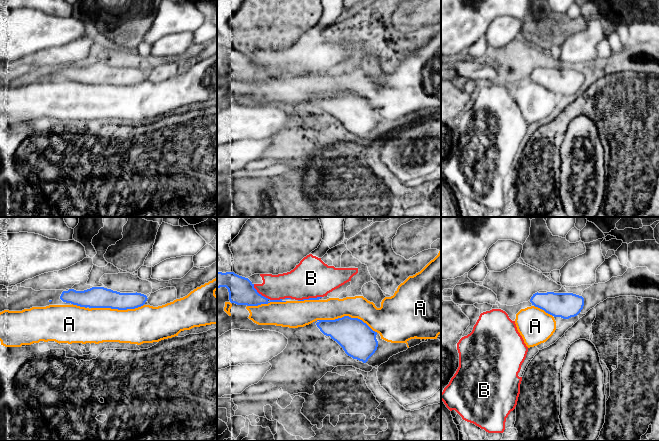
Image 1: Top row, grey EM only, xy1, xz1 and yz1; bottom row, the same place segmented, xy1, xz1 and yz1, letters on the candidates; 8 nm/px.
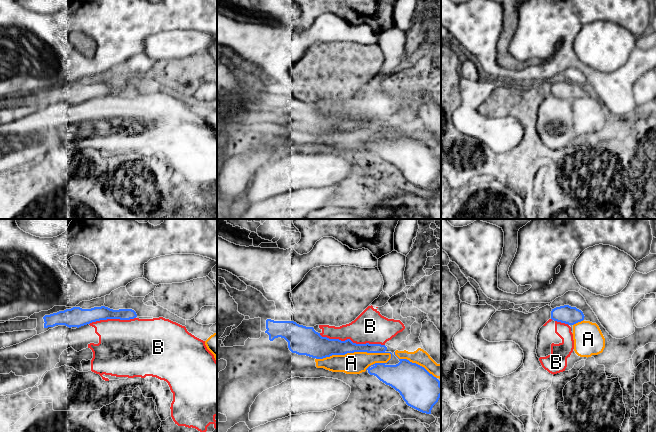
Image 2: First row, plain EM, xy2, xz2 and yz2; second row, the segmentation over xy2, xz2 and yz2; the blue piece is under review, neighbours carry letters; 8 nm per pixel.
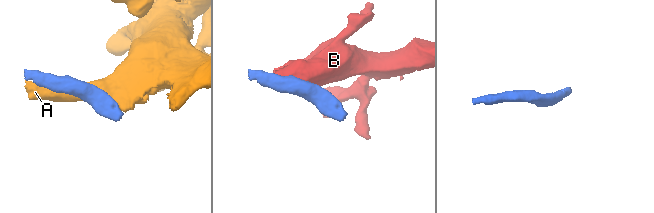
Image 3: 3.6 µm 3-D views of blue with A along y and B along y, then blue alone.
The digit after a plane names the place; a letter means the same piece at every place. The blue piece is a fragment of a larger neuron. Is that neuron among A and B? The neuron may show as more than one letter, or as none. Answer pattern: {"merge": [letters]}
{"merge": []}

